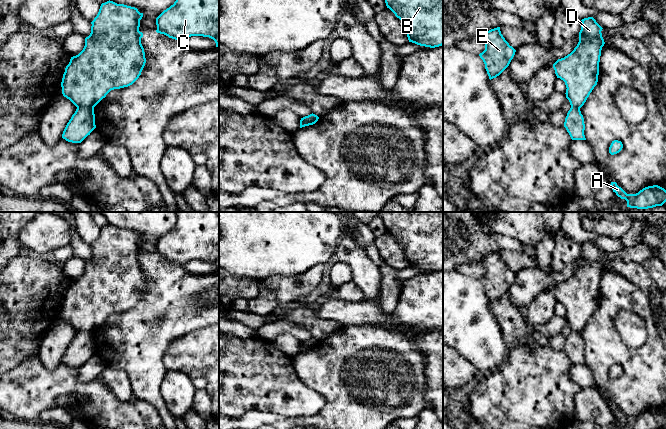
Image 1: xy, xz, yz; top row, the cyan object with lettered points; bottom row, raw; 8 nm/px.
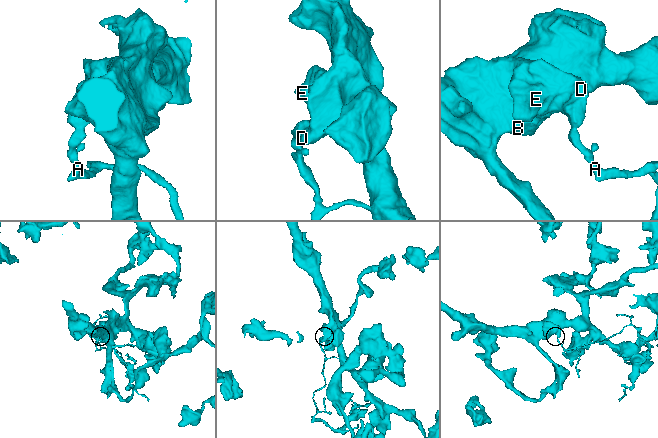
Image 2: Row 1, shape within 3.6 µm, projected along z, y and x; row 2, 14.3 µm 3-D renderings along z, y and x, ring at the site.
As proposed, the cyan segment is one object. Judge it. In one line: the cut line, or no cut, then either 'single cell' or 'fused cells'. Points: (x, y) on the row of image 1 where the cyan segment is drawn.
xy (93, 107), (77, 108) | fused cells

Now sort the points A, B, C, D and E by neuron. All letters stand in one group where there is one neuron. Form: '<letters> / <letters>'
A / B C D E

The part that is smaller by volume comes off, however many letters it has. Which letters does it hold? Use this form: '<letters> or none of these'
A

